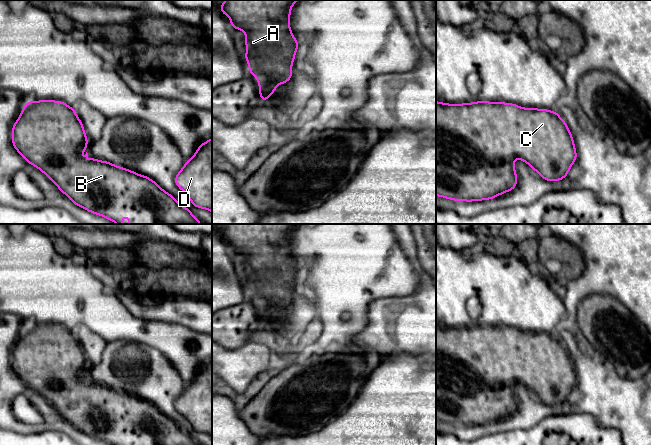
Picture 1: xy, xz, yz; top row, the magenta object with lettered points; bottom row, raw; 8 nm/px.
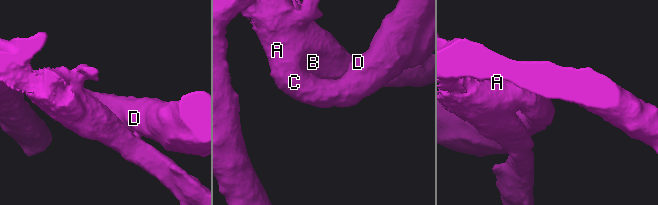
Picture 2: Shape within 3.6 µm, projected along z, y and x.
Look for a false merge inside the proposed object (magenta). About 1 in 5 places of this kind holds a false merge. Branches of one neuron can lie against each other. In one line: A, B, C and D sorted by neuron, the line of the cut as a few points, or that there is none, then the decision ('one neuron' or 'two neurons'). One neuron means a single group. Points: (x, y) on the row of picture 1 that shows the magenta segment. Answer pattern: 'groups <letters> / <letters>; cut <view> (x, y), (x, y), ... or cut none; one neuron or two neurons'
groups A B C D; cut none; one neuron

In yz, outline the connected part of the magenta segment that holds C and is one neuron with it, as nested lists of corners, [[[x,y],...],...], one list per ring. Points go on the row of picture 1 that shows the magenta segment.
[[[436,101],[436,196],[471,202],[493,199],[509,192],[517,185],[516,158],[526,162],[547,181],[567,177],[577,153],[568,126],[556,111],[523,108],[504,102],[478,101],[457,105]]]

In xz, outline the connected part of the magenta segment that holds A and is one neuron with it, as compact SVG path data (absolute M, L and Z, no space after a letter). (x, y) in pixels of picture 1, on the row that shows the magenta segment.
M225 0L220 4L222 14L230 18L232 28L245 32L245 45L248 51L243 52L248 71L257 79L259 95L266 102L276 92L275 87L288 82L292 77L292 64L299 48L291 32L289 19L292 6L299 0Z

